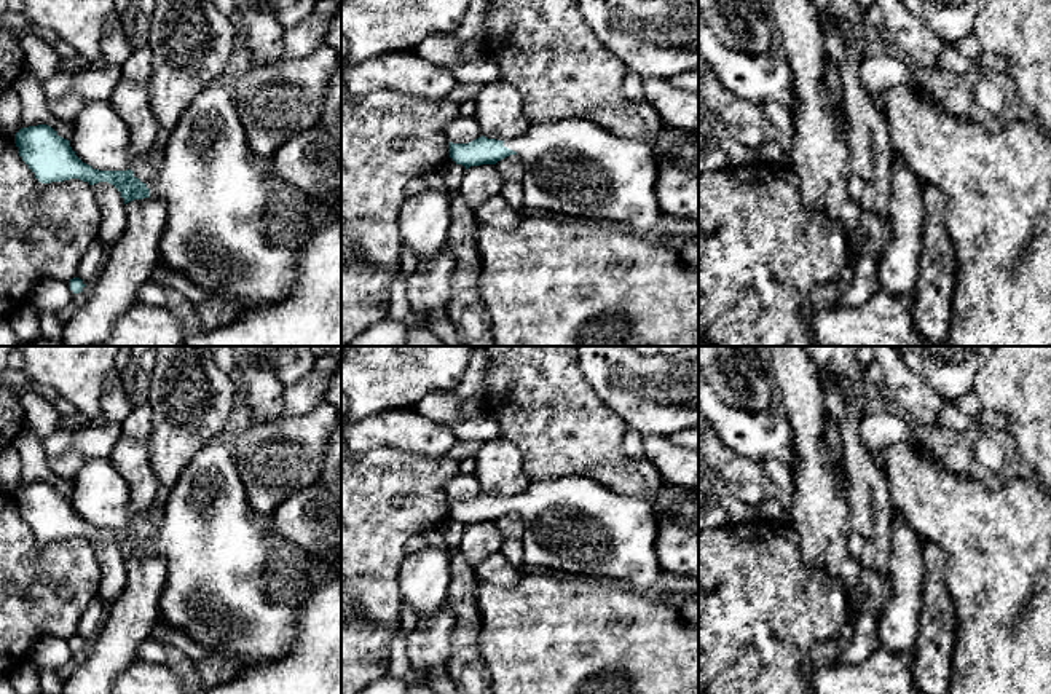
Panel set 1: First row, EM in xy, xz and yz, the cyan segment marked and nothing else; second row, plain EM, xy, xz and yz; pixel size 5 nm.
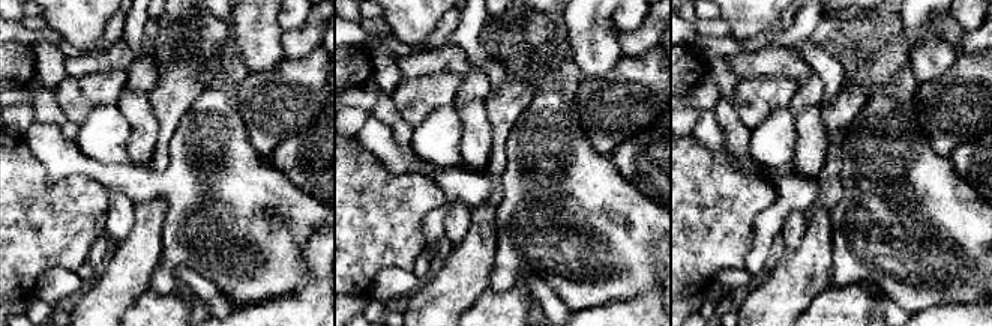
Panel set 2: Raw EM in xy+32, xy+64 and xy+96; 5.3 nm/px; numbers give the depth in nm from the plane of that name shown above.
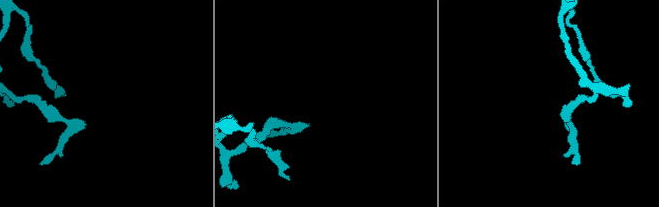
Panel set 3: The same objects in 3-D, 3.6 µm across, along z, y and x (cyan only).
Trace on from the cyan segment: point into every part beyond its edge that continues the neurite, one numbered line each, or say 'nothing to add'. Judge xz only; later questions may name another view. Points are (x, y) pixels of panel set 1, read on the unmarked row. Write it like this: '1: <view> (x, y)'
1: xz (573, 524)

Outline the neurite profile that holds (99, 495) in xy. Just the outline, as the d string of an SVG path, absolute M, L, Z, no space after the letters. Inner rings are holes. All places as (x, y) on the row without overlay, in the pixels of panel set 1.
M110 458L86 463L72 483L69 501L75 512L97 528L126 528L129 485Z

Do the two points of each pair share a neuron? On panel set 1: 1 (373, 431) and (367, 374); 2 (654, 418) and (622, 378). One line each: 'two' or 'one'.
1: two
2: one

